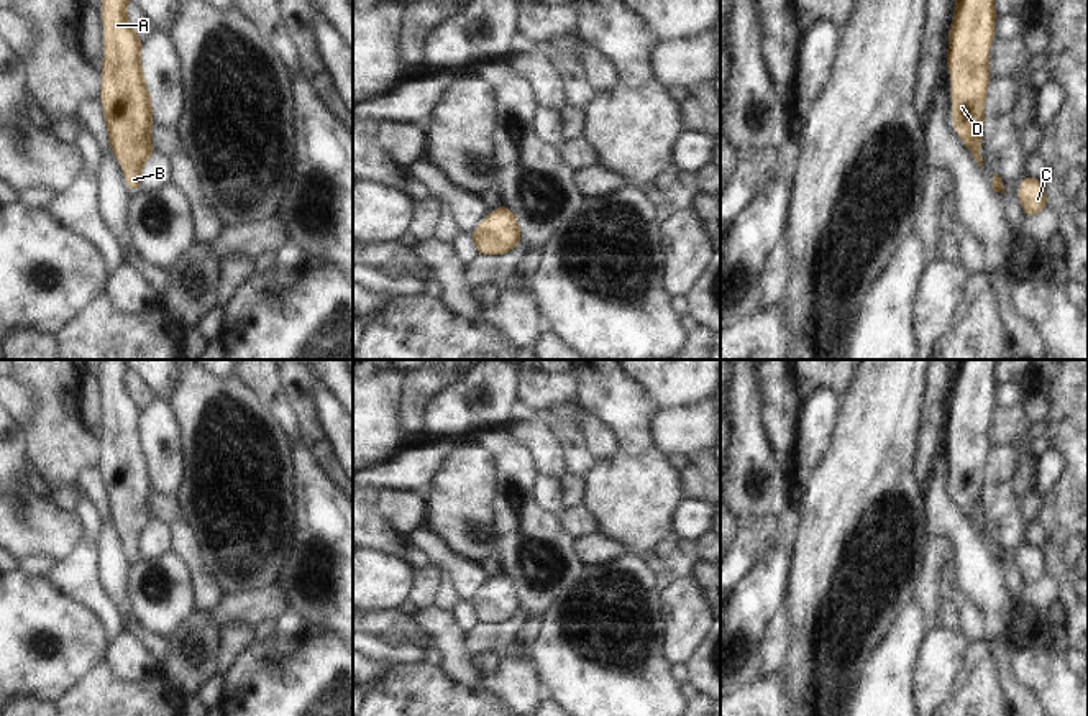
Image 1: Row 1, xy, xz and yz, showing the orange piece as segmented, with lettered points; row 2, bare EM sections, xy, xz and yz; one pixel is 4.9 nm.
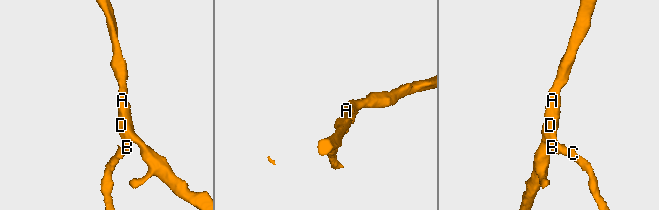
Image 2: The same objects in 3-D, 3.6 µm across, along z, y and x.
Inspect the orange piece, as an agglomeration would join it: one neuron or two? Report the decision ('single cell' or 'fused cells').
single cell

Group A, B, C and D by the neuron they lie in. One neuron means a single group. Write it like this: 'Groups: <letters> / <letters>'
Groups: A B C D.

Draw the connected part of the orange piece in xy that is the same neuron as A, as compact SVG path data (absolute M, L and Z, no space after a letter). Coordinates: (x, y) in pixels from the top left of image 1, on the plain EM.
M105 360L102 366L105 415L100 470L112 521L121 532L126 555L138 560L141 537L156 516L149 507L154 484L141 437L144 411L125 381L130 371L126 360Z

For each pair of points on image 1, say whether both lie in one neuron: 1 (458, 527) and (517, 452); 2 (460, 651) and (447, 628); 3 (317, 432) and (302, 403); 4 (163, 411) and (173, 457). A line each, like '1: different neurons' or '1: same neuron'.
1: different neurons
2: same neuron
3: same neuron
4: same neuron

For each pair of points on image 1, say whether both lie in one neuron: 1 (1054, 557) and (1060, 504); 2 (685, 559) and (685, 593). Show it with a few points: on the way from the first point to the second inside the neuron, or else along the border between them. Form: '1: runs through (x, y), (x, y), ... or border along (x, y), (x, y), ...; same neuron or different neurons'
1: runs through (1054, 544), (1060, 518); same neuron
2: border along (691, 575), (675, 580), (667, 588); different neurons

